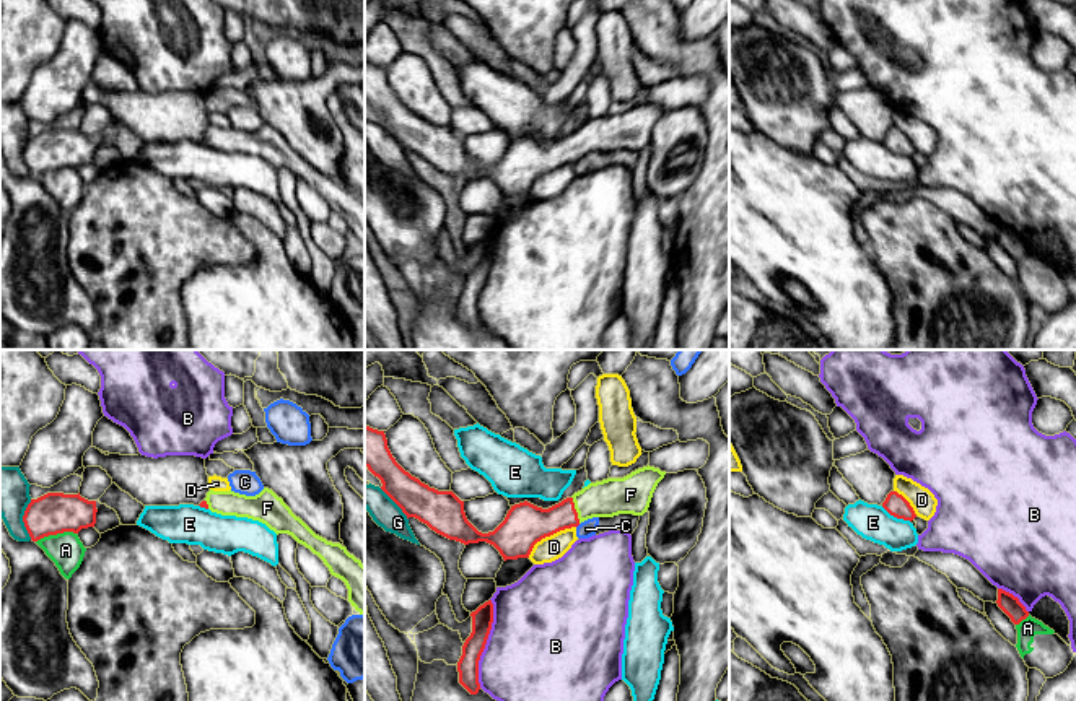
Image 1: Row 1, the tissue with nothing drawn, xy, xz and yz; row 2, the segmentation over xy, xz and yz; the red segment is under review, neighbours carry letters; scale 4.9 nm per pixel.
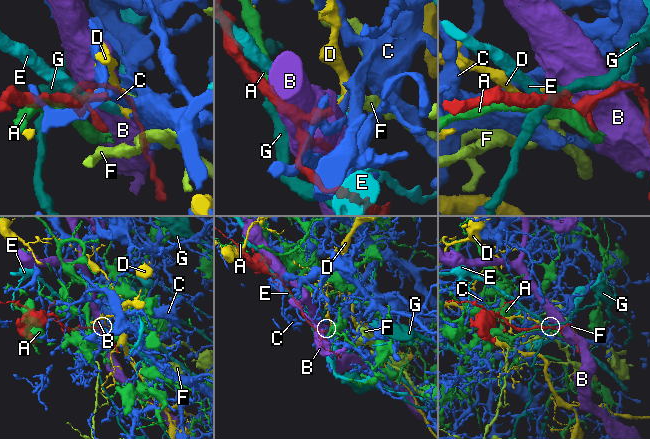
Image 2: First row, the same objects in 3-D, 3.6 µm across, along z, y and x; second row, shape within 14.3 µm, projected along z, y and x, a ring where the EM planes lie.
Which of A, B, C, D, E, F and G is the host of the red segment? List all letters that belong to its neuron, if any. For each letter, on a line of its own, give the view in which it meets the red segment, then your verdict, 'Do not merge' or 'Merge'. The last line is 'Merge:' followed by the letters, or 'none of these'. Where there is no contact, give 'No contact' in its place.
A: Touches red in xy. Do not merge
B: Touches red in xz. Do not merge
C: No contact. Do not merge
D: Touches red in xz. Do not merge
E: Touches red in yz. Do not merge
F: Touches red in xz. Merge
G: Touches red in xz. Do not merge
Merge: F

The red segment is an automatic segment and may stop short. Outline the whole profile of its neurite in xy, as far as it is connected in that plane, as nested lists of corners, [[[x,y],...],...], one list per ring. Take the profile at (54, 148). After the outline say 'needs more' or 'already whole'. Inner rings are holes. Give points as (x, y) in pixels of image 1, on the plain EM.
[[[47,128],[28,140],[23,158],[33,177],[63,168],[94,163],[96,137],[78,130]]]; already whole

